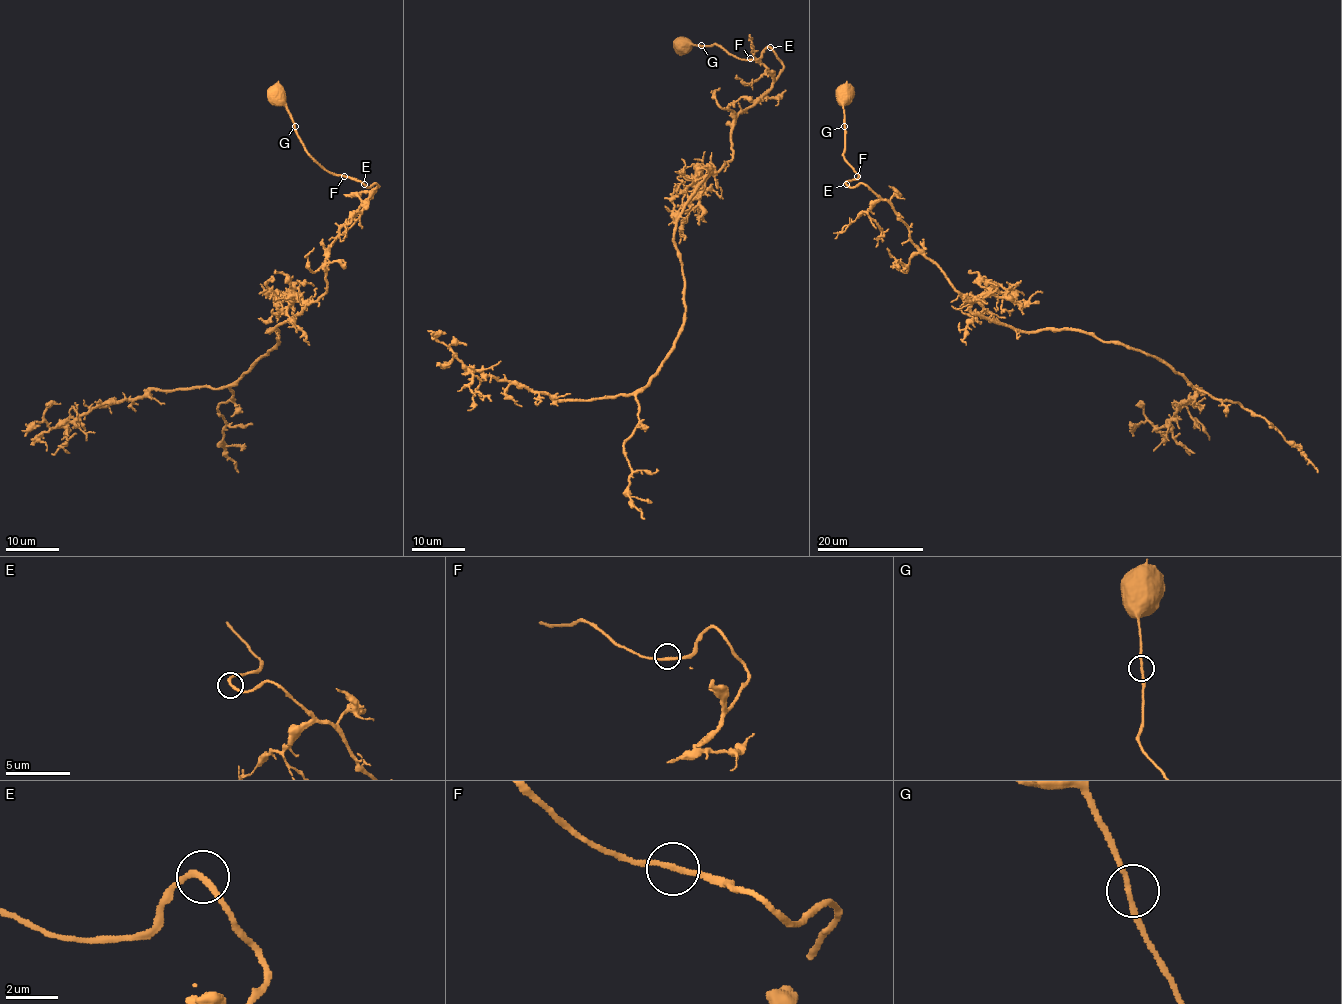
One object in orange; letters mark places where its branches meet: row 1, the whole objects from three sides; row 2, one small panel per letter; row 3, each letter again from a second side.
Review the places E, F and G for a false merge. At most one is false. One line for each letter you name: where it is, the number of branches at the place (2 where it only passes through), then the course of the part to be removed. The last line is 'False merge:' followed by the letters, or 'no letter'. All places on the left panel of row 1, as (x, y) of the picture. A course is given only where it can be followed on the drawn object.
False merge: no letter

